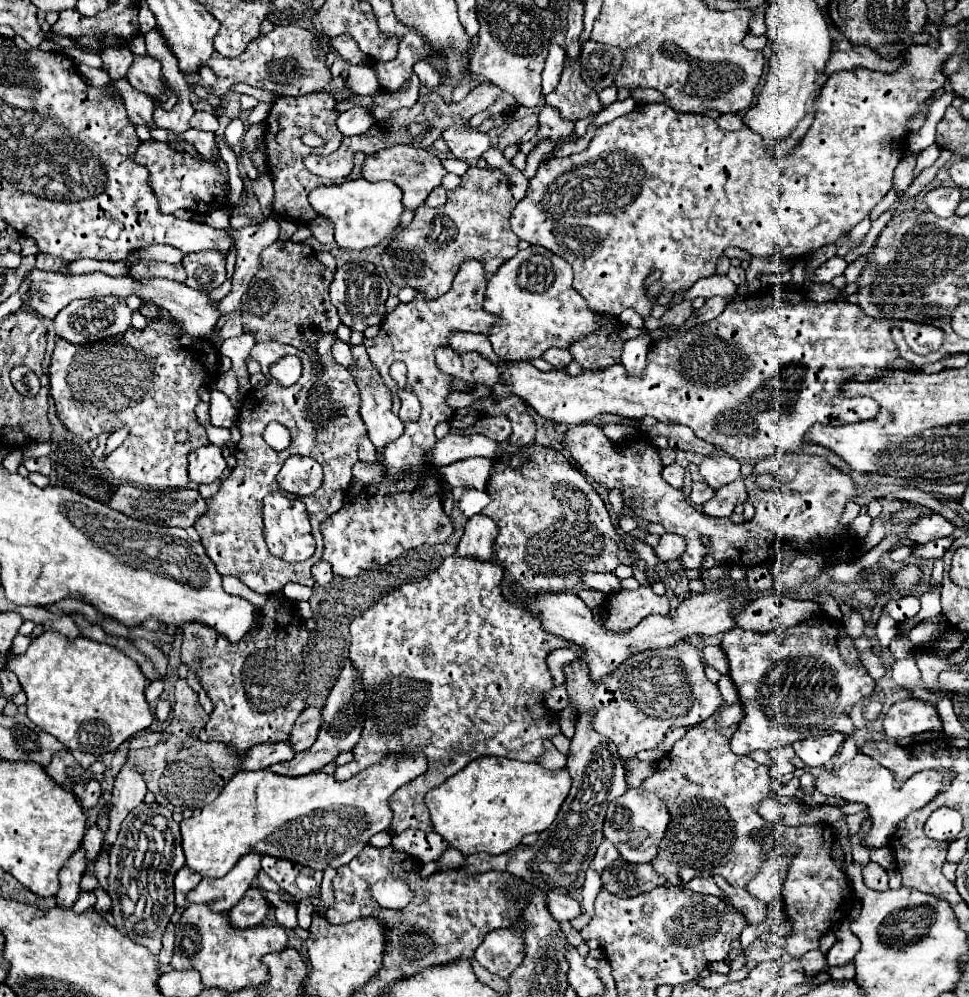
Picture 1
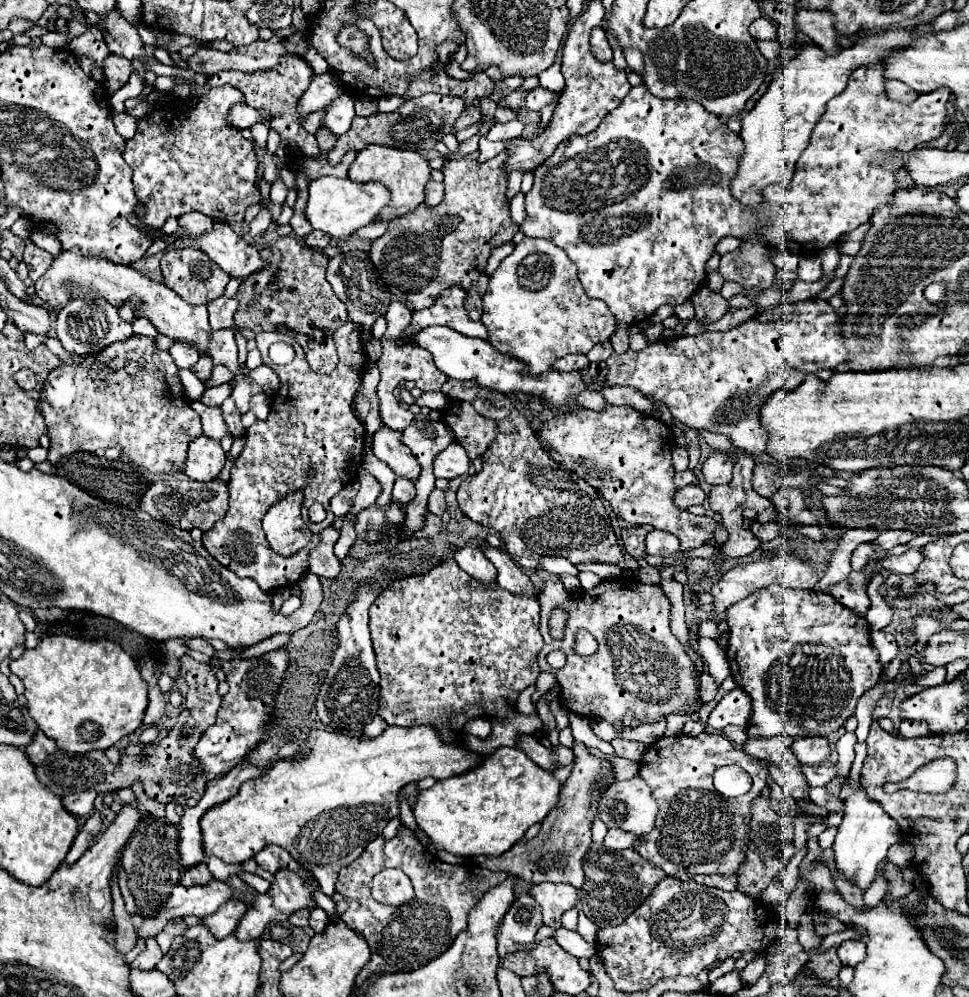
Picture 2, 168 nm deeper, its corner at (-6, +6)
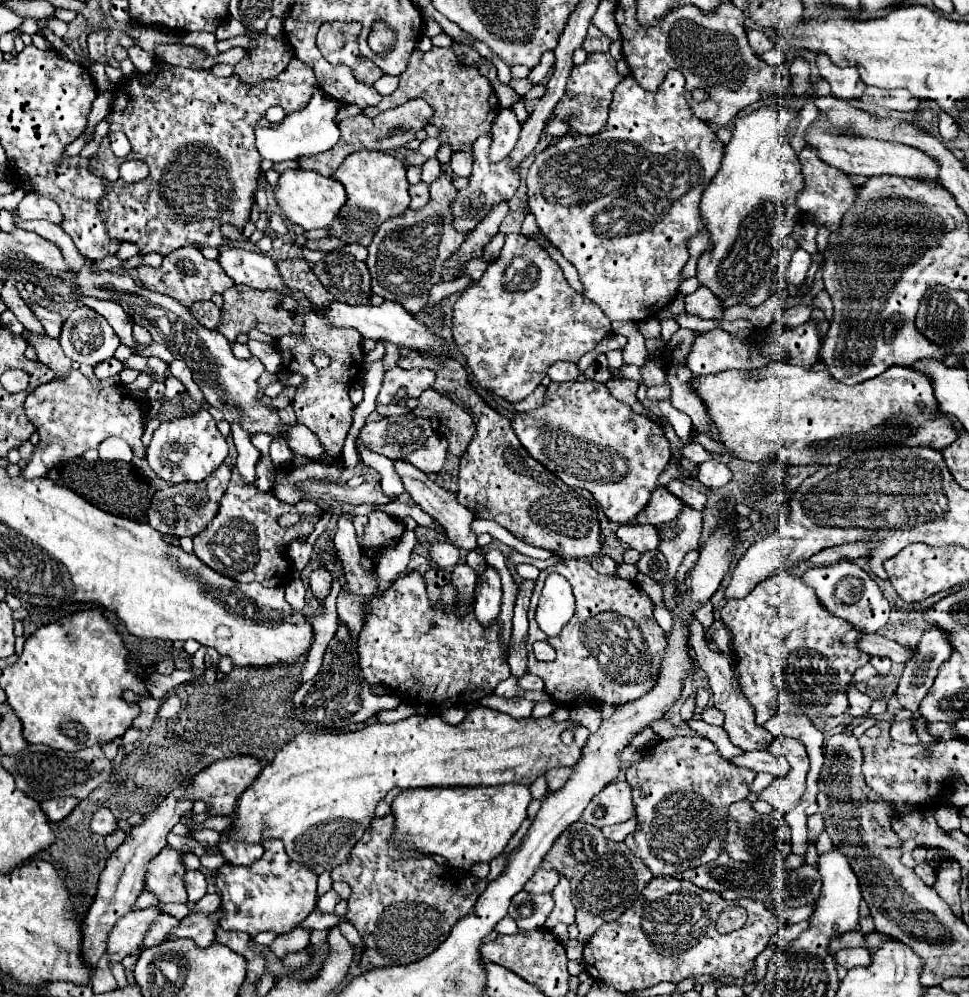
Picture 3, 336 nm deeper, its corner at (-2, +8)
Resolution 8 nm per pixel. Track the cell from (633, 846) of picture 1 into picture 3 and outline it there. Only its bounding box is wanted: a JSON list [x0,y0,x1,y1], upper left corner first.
[583,780,633,828]

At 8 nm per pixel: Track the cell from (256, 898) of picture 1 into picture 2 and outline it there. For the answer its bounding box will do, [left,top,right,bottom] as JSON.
[203,900,247,940]

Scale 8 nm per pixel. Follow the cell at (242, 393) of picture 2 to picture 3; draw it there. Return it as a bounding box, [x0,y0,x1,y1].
[231,424,261,482]

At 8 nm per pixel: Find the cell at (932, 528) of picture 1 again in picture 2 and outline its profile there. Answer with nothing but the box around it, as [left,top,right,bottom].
[873,530,915,550]

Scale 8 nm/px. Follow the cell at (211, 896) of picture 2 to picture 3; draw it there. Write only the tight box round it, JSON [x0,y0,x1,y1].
[109,906,163,962]

